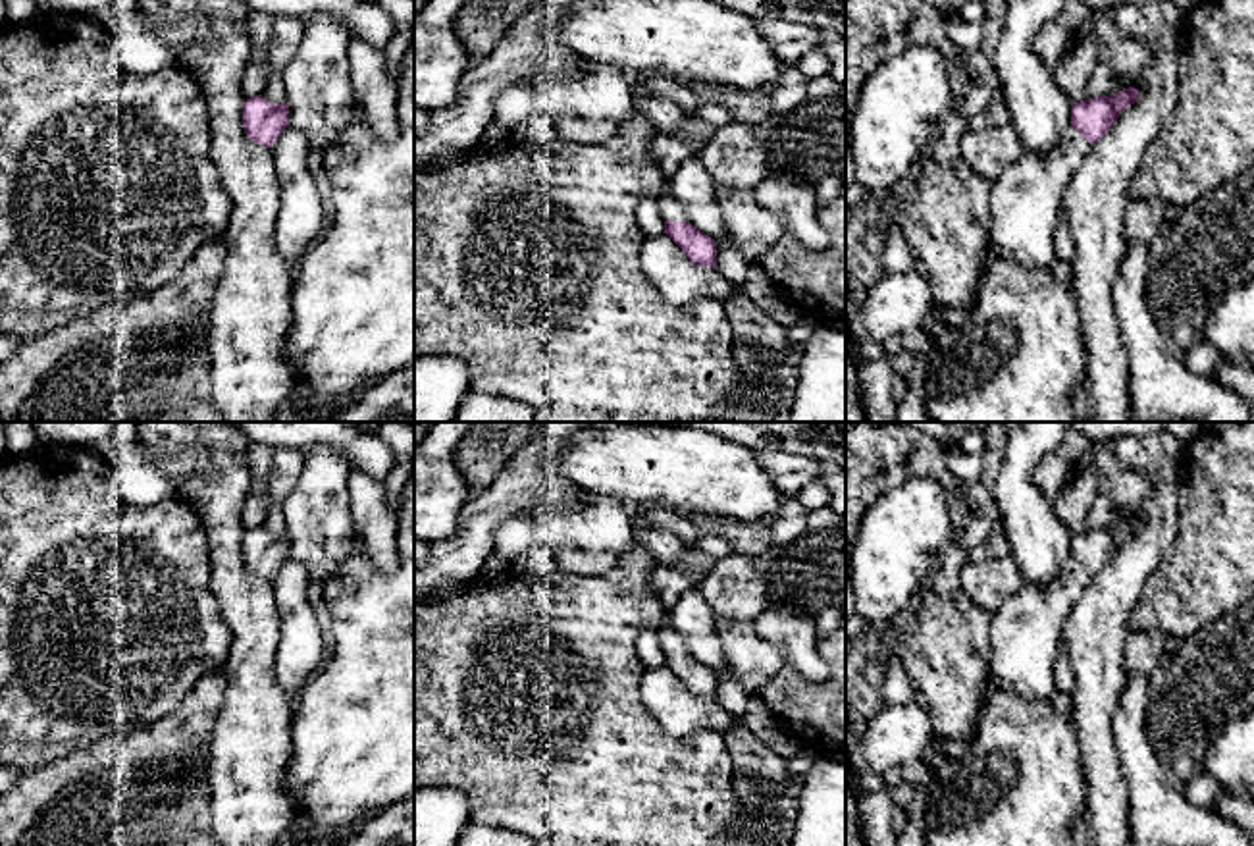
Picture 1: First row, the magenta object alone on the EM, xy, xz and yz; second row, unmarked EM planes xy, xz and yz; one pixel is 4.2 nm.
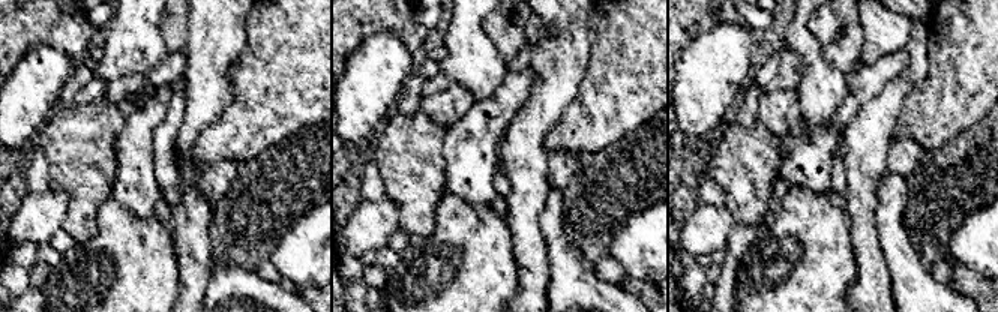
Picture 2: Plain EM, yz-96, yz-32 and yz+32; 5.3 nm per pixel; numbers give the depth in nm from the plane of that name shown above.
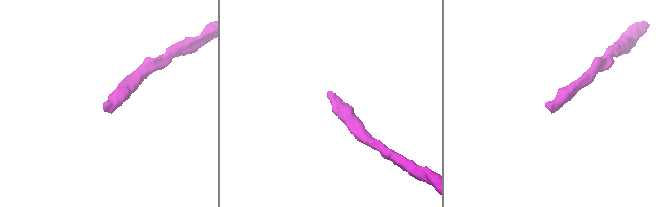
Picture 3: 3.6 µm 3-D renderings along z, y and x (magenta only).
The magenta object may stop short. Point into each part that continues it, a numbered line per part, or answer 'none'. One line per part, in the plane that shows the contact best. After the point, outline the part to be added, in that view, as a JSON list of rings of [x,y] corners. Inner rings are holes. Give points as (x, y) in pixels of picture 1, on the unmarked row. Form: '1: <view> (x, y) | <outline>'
1: xz (671, 642) | [[[668,621],[657,628],[657,640],[665,653],[688,653],[686,642]]]

